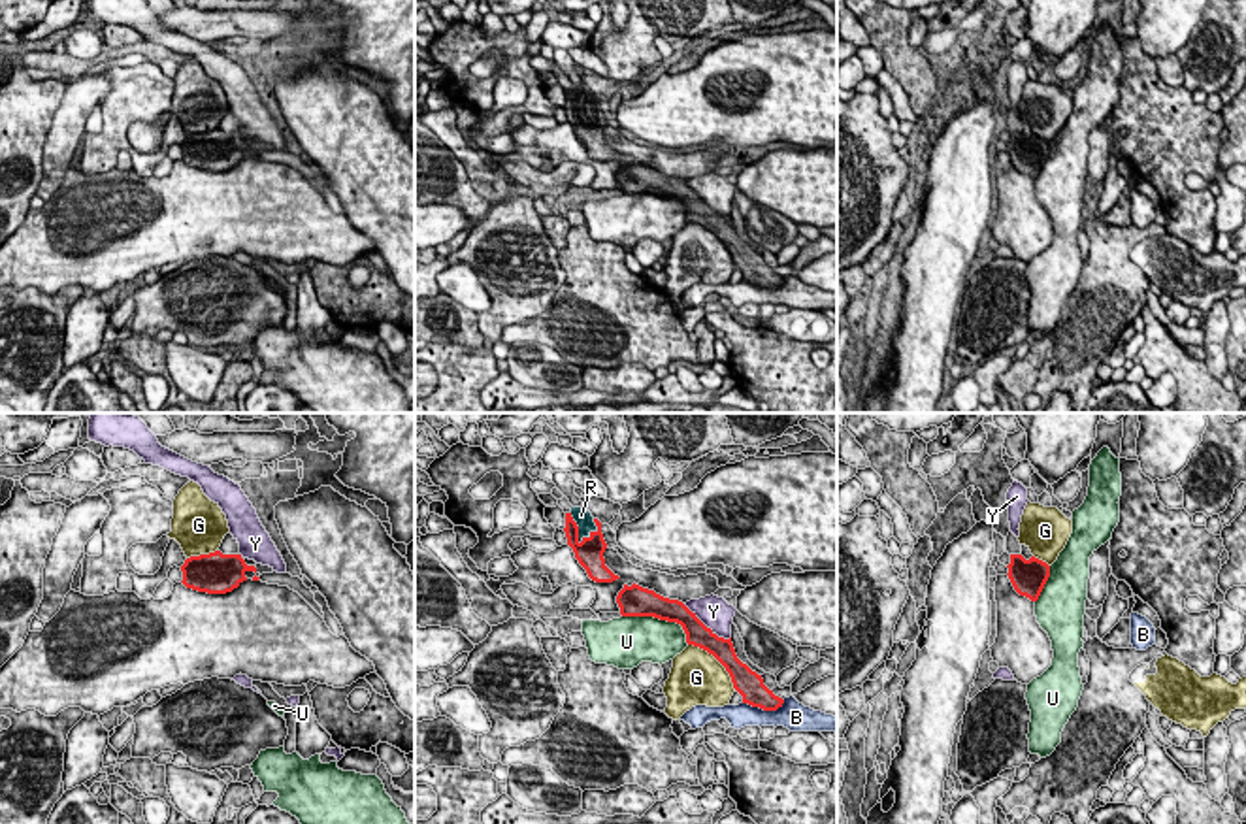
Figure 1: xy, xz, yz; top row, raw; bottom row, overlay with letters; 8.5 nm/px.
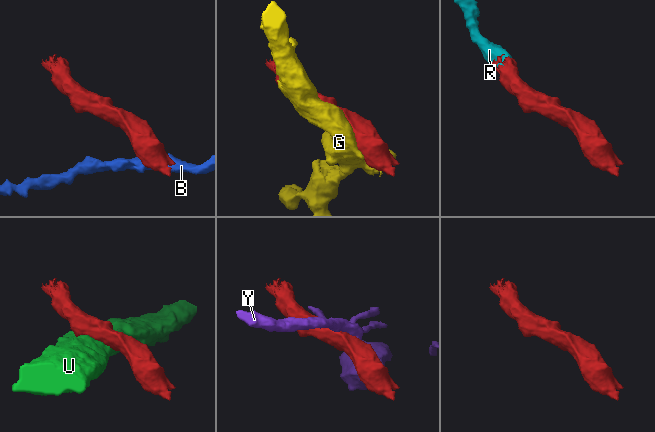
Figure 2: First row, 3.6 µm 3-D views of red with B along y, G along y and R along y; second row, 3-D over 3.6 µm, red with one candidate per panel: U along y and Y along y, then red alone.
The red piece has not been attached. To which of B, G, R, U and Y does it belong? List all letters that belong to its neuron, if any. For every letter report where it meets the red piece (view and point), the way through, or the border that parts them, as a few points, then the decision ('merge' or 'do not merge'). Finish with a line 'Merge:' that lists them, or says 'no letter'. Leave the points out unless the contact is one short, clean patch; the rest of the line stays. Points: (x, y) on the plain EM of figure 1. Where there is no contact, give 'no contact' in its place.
B: meets red in xz at (764, 287); do not merge
G: meets red in xz at (717, 236); do not merge
R: meets red in xz at (577, 112); merge
U: meets red in xz at (660, 197); do not merge
Y: meets red in xz at (705, 204); do not merge
Merge: R

